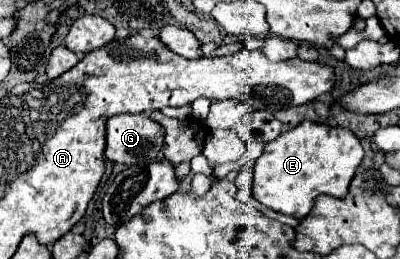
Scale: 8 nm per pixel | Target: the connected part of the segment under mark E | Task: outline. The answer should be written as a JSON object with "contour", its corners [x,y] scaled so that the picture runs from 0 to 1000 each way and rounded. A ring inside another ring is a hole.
{"contour":[[[755,471],[665,556],[660,595],[635,633],[635,757],[685,819],[760,849],[785,795],[785,764],[800,749],[855,764],[870,749],[870,710],[905,602],[910,579],[880,502],[830,479]]]}

